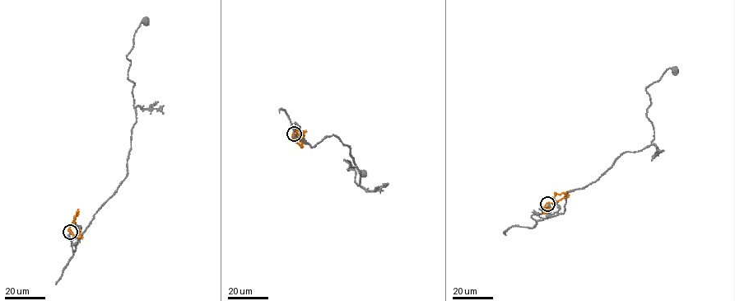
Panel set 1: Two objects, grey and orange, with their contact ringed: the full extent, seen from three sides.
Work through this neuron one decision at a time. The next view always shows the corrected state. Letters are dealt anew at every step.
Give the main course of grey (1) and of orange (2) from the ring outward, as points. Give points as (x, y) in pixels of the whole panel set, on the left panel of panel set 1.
1: (71, 232), (74, 251), (127, 173), (136, 120), (126, 56), (145, 21)
2: (70, 232), (68, 230), (77, 211), (74, 224)

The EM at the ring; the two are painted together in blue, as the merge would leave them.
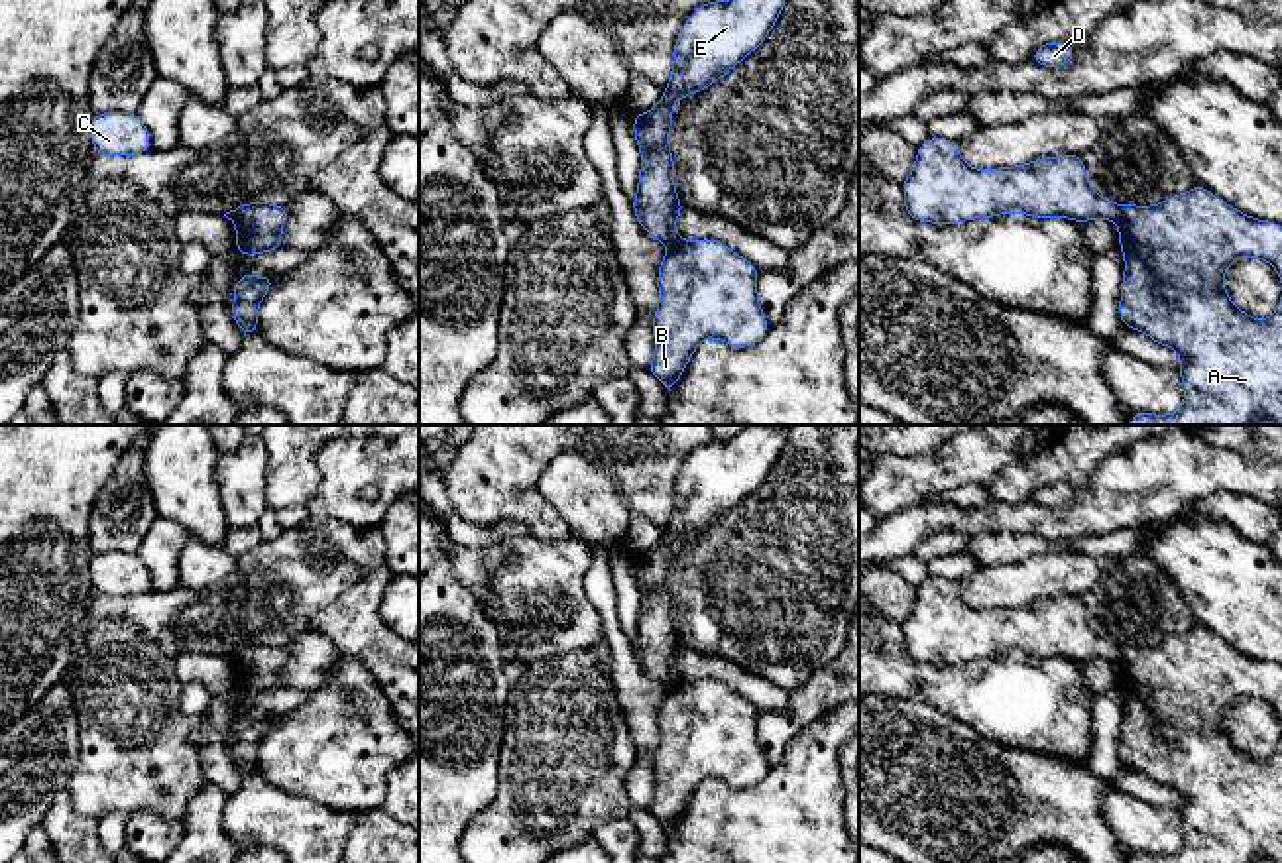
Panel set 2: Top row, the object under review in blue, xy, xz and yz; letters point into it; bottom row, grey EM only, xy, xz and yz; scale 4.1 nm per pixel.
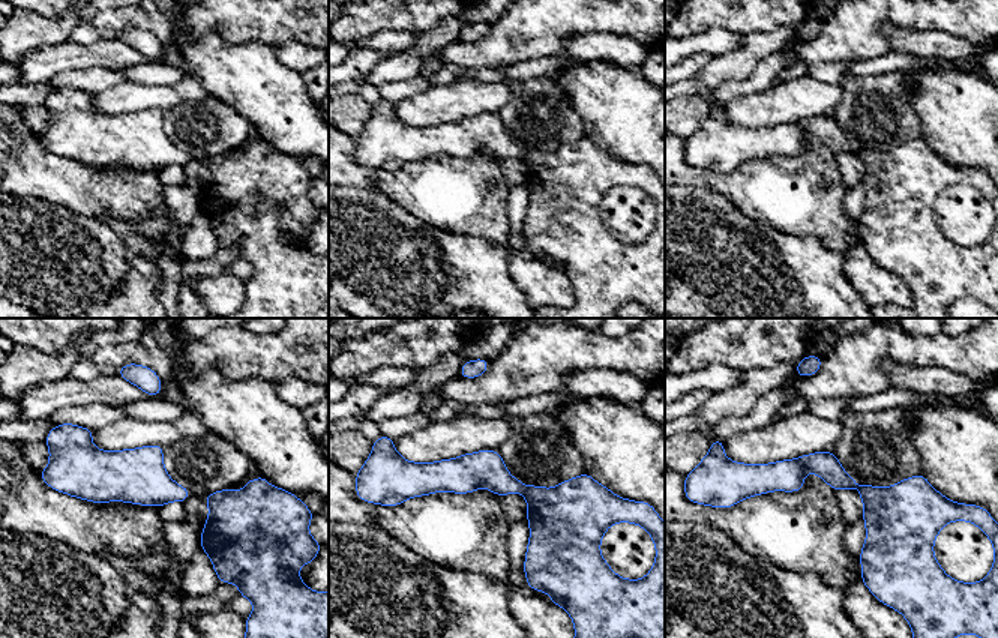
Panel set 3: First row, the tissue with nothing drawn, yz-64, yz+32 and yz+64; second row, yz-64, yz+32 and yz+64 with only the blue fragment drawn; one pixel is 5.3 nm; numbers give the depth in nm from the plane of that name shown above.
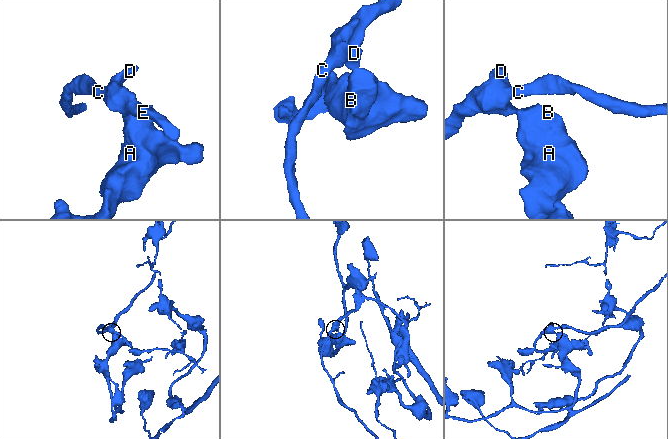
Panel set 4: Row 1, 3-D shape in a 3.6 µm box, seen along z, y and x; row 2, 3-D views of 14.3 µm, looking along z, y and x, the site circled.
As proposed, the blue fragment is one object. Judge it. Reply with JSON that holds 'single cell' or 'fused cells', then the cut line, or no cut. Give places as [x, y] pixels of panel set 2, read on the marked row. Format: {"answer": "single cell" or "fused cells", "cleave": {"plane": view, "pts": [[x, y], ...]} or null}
{"answer": "fused cells", "cleave": {"plane": "yz", "pts": [[1121, 207], [1117, 223]]}}

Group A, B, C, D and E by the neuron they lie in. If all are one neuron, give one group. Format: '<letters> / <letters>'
A B / C D E

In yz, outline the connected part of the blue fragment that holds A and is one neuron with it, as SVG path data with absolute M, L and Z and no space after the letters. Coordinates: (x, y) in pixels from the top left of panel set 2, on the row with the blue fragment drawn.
M1195 183L1188 193L1172 195L1156 206L1121 206L1119 248L1125 258L1121 324L1174 348L1182 356L1176 370L1184 383L1178 413L1133 413L1129 425L1282 425L1282 299L1270 318L1256 320L1223 287L1227 267L1239 258L1268 261L1282 281L1282 224L1251 218Z

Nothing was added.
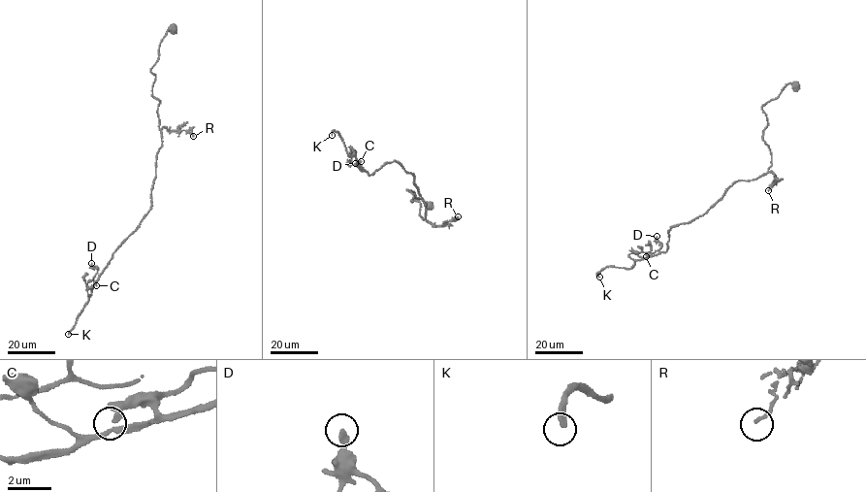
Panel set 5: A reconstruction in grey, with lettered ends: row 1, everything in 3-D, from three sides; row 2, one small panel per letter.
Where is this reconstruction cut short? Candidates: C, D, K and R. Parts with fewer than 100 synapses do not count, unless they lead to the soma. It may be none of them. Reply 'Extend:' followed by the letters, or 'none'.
Extend: K

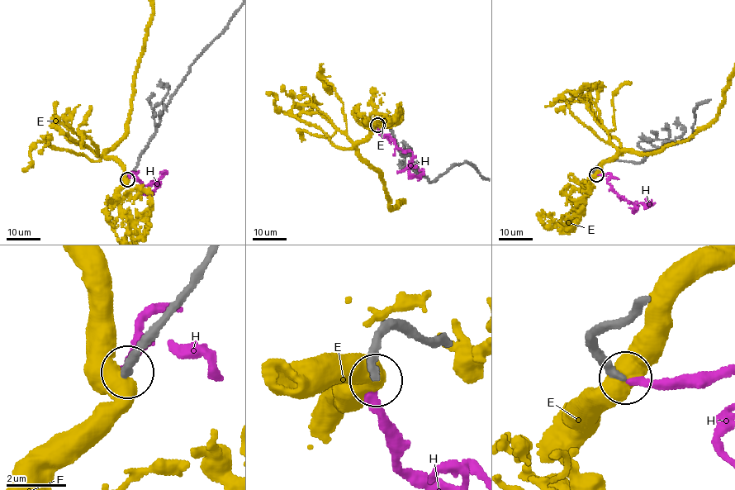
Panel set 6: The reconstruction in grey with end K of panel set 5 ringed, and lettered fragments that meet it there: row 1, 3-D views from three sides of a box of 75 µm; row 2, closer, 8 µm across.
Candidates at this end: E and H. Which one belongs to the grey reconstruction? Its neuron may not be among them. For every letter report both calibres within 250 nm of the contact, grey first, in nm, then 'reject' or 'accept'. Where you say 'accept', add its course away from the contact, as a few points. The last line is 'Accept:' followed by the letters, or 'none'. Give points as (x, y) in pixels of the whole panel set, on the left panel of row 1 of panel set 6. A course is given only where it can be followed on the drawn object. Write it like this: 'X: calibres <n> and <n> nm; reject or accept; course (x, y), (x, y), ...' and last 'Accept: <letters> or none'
E: calibres 320 and 550 nm; reject
H: calibres 280 and 280 nm; accept; course (127, 179), (130, 173), (144, 185), (155, 183), (151, 182), (167, 173), (162, 173)
Accept: H

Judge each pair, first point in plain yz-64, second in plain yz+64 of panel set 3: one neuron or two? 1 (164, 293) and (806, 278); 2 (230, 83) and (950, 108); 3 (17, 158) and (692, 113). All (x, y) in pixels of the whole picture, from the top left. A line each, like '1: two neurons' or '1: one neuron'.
1: one neuron
2: one neuron
3: two neurons

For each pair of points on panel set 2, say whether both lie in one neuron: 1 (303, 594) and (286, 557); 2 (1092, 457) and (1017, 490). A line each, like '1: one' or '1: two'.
1: one
2: one

